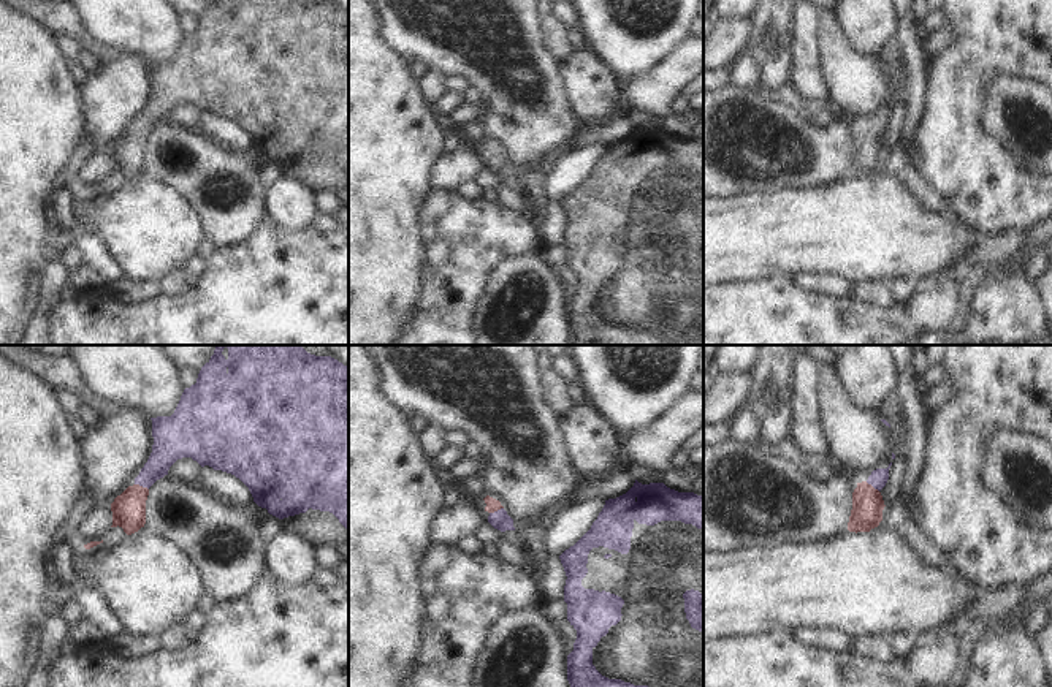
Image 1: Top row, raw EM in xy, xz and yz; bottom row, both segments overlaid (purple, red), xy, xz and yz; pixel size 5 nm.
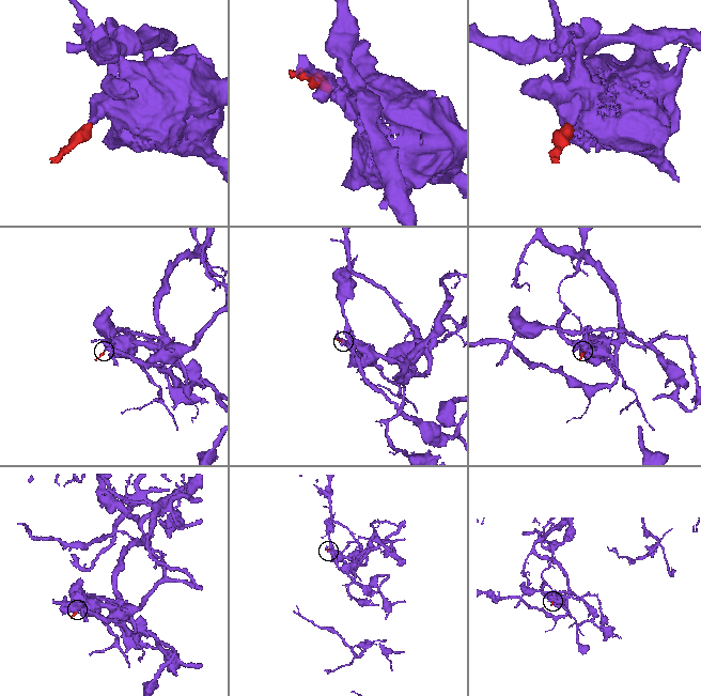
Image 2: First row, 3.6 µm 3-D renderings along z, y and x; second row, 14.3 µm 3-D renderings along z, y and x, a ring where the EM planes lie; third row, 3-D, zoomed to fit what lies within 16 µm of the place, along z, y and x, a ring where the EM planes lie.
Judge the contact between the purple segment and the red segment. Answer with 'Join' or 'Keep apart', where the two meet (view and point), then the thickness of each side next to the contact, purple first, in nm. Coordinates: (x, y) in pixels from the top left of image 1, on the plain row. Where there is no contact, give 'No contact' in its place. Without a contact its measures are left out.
Join. Touches purple at xy (141, 130). Thickness 160 nm (purple) against 180 nm

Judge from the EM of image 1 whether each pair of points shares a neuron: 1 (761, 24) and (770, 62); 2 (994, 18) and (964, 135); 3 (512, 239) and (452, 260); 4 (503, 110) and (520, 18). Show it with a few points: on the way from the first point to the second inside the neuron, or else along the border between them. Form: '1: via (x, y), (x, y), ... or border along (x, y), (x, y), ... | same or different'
1: via (770, 34), (770, 53) | same
2: via (986, 46), (964, 75), (964, 106) | same
3: via (498, 239), (472, 239), (466, 246) | same
4: via (522, 87), (522, 72), (531, 59), (522, 40) | same

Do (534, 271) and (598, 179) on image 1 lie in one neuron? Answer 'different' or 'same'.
different

